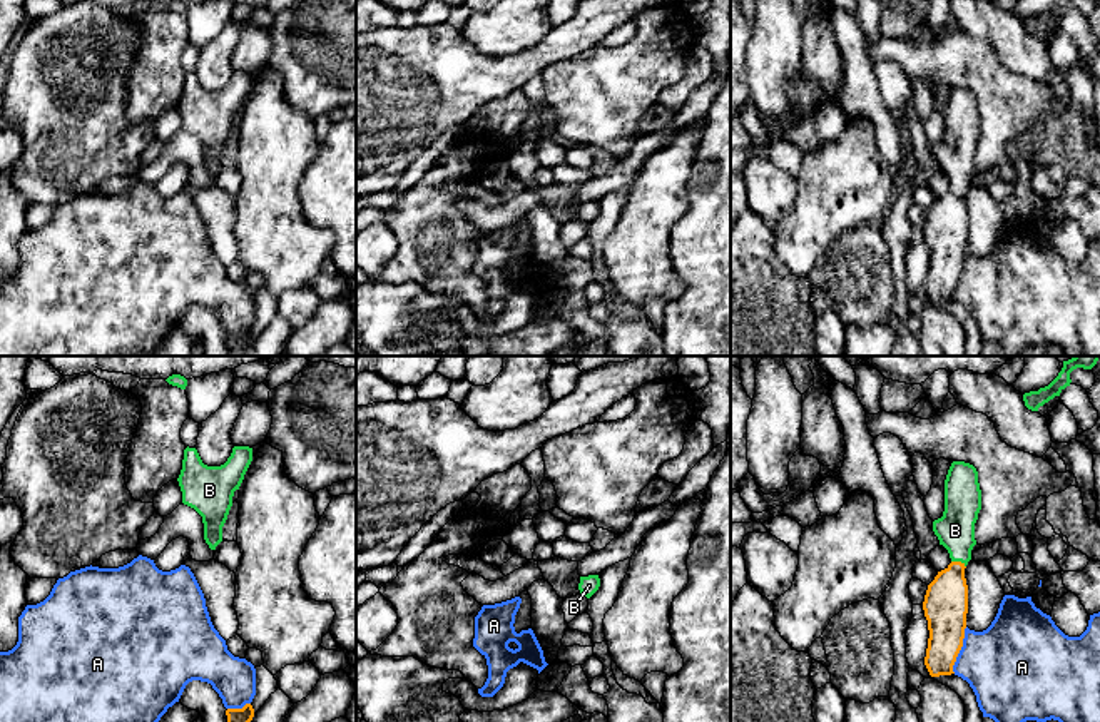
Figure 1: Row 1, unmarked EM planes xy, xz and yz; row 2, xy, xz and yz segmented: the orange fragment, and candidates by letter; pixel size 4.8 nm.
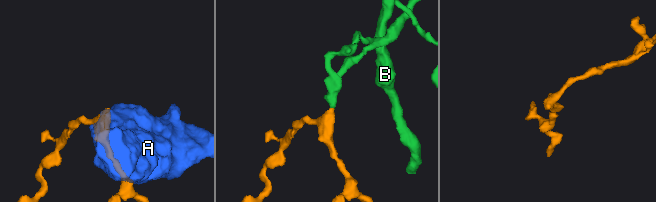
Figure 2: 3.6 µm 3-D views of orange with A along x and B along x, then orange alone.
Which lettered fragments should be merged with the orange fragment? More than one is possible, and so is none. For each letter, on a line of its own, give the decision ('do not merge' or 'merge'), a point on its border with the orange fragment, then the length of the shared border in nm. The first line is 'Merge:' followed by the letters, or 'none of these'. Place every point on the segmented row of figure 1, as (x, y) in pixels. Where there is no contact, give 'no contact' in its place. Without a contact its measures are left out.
Merge: B
A: do not merge; meets orange in yz at (960, 649); contact 240 nm long
B: merge; meets orange in yz at (958, 562); contact 80 nm long

